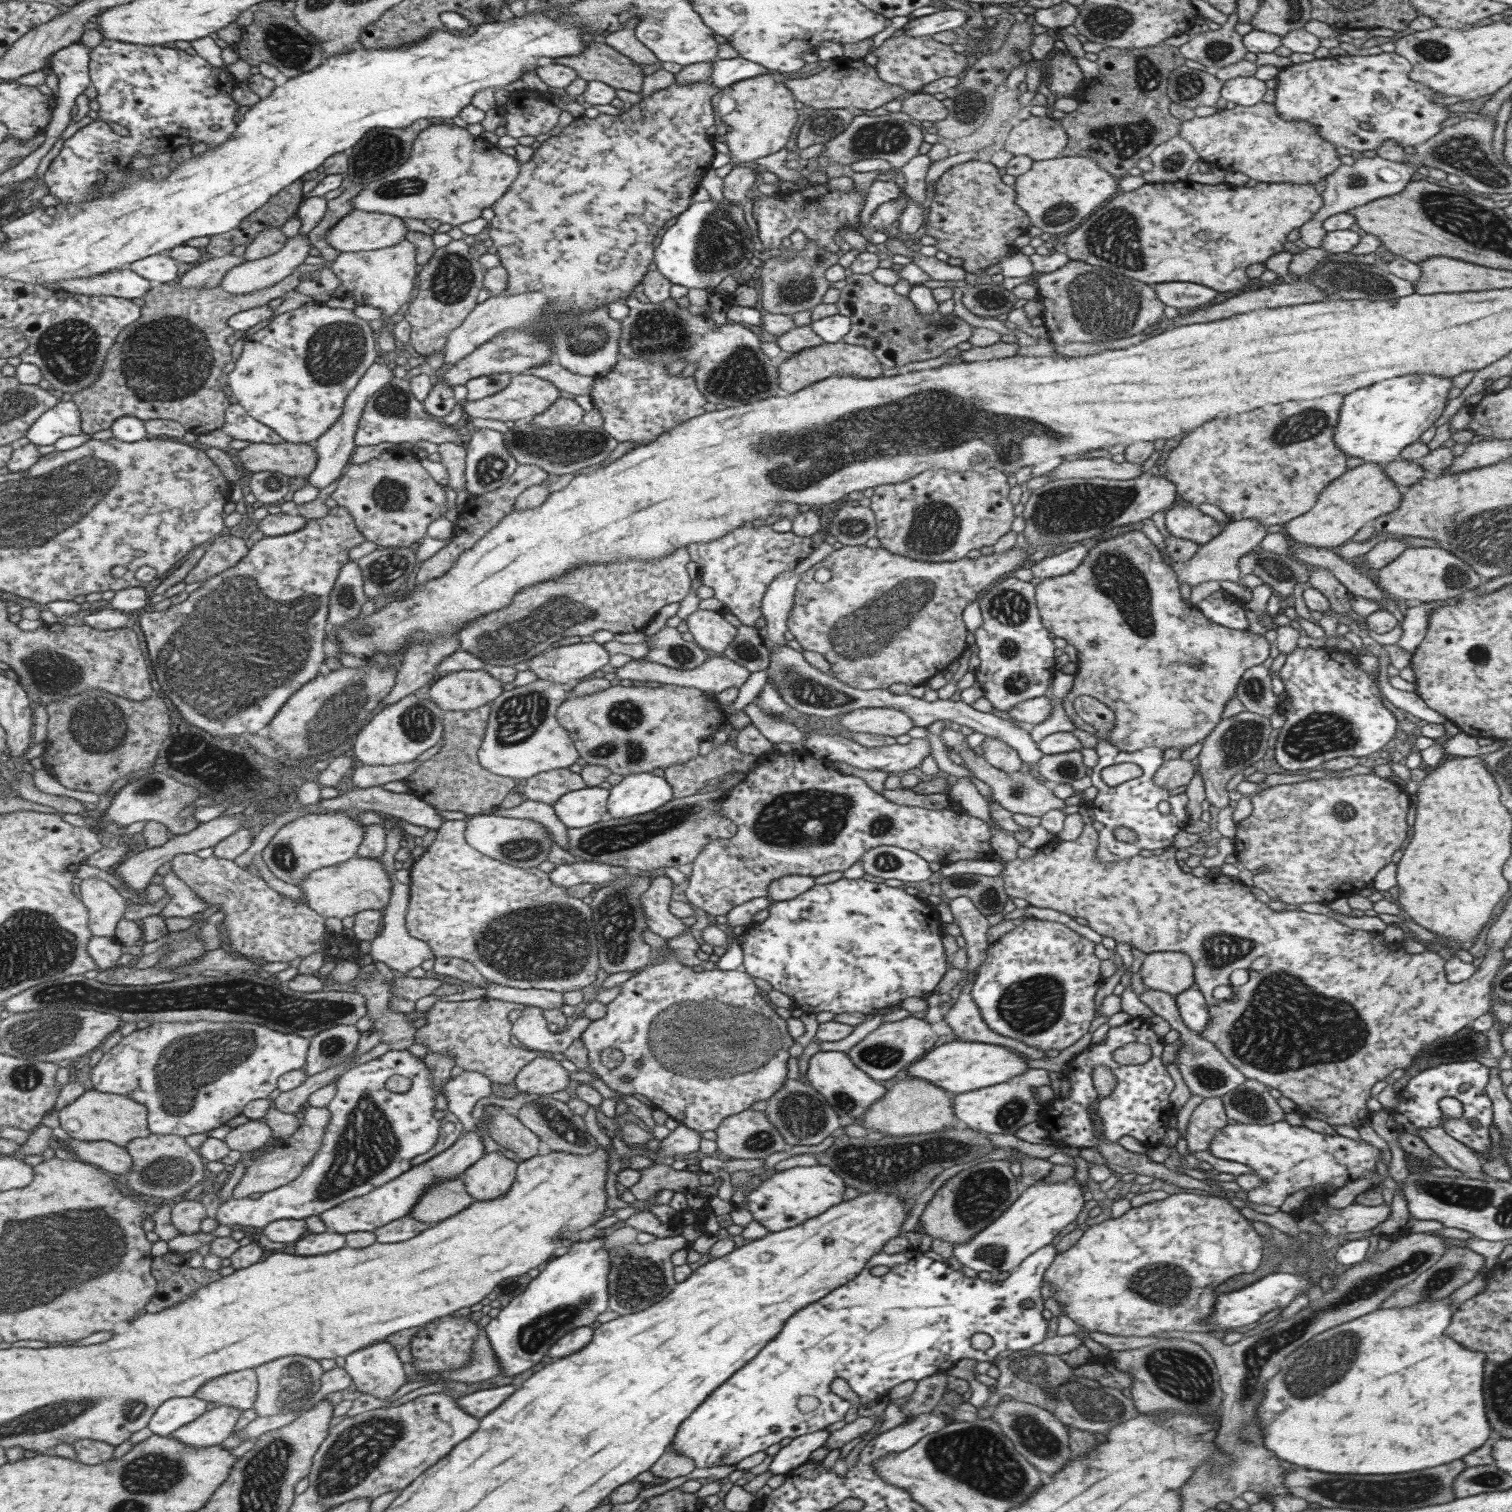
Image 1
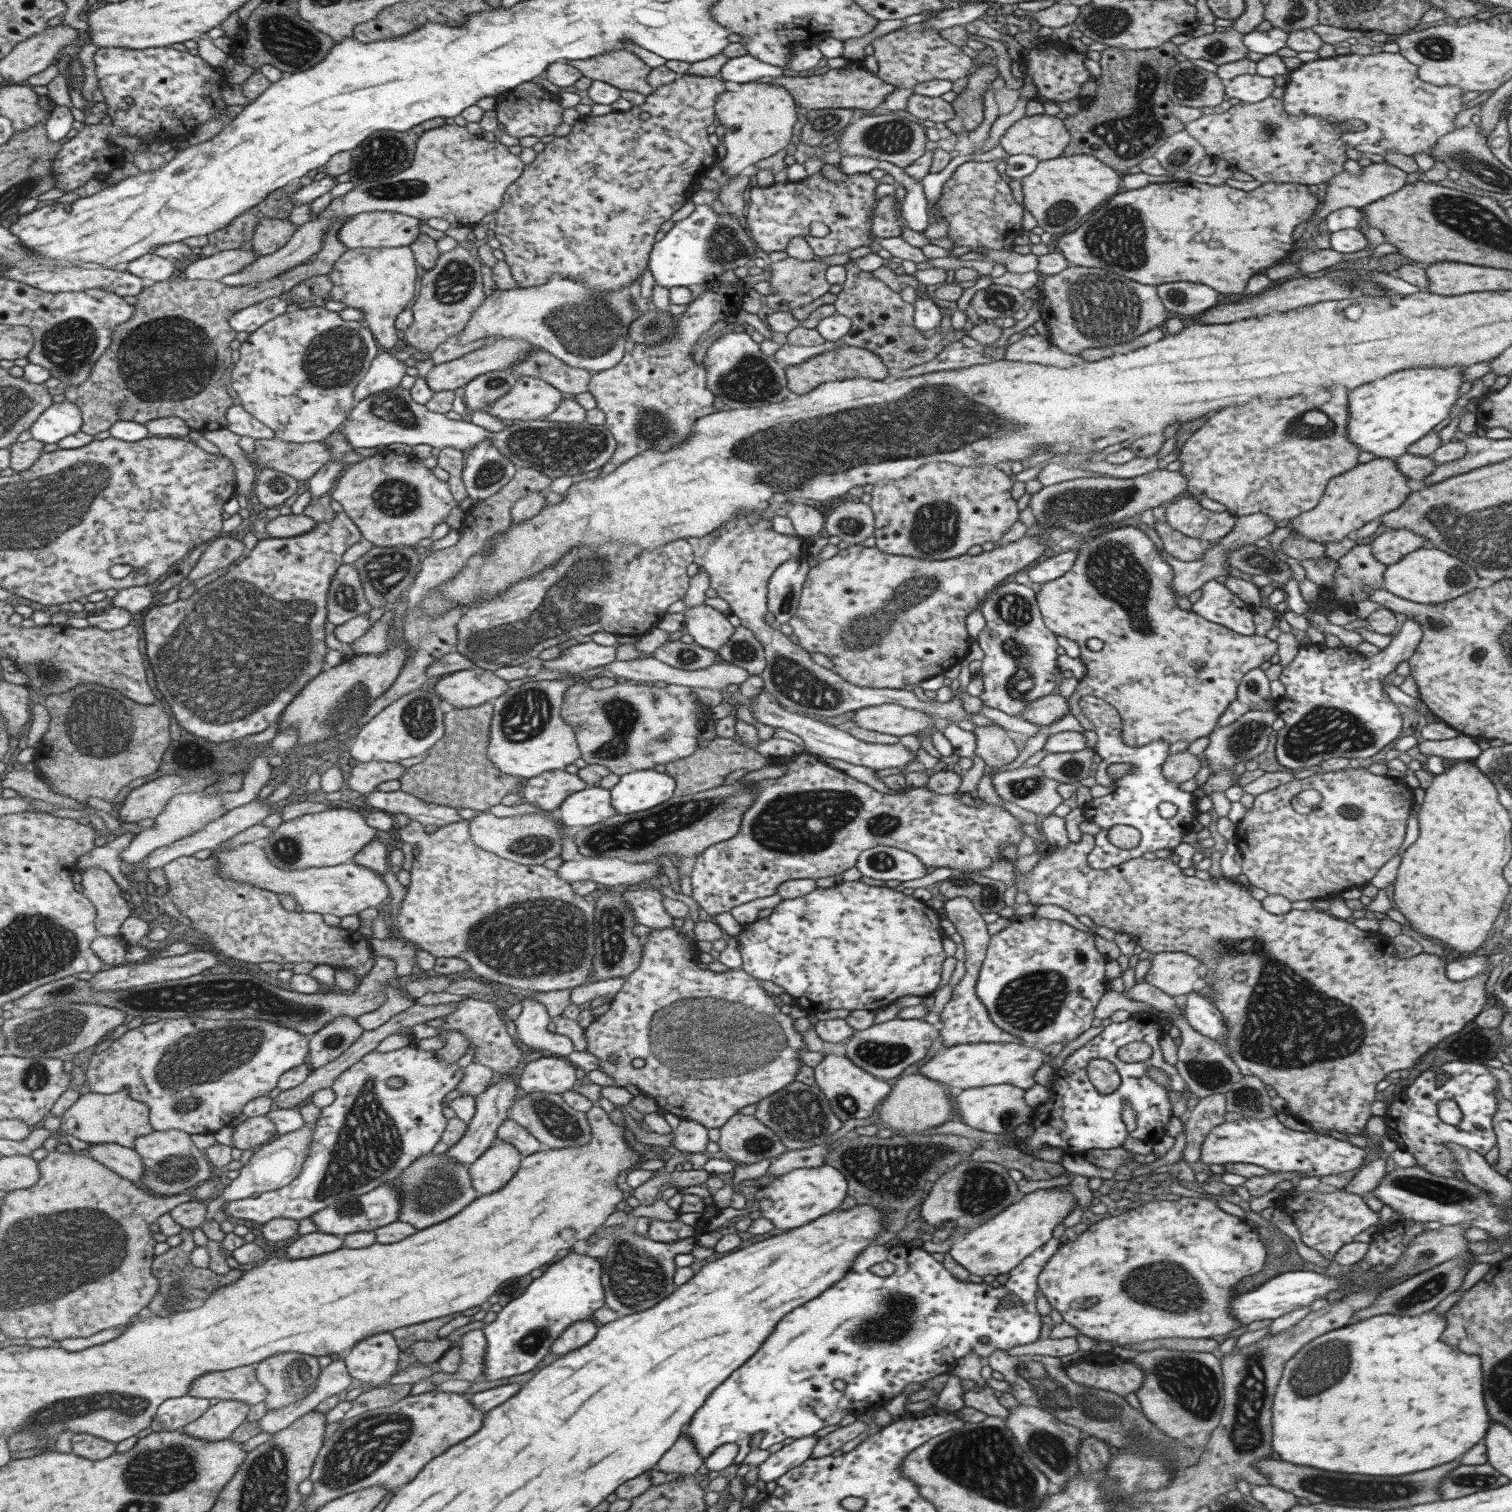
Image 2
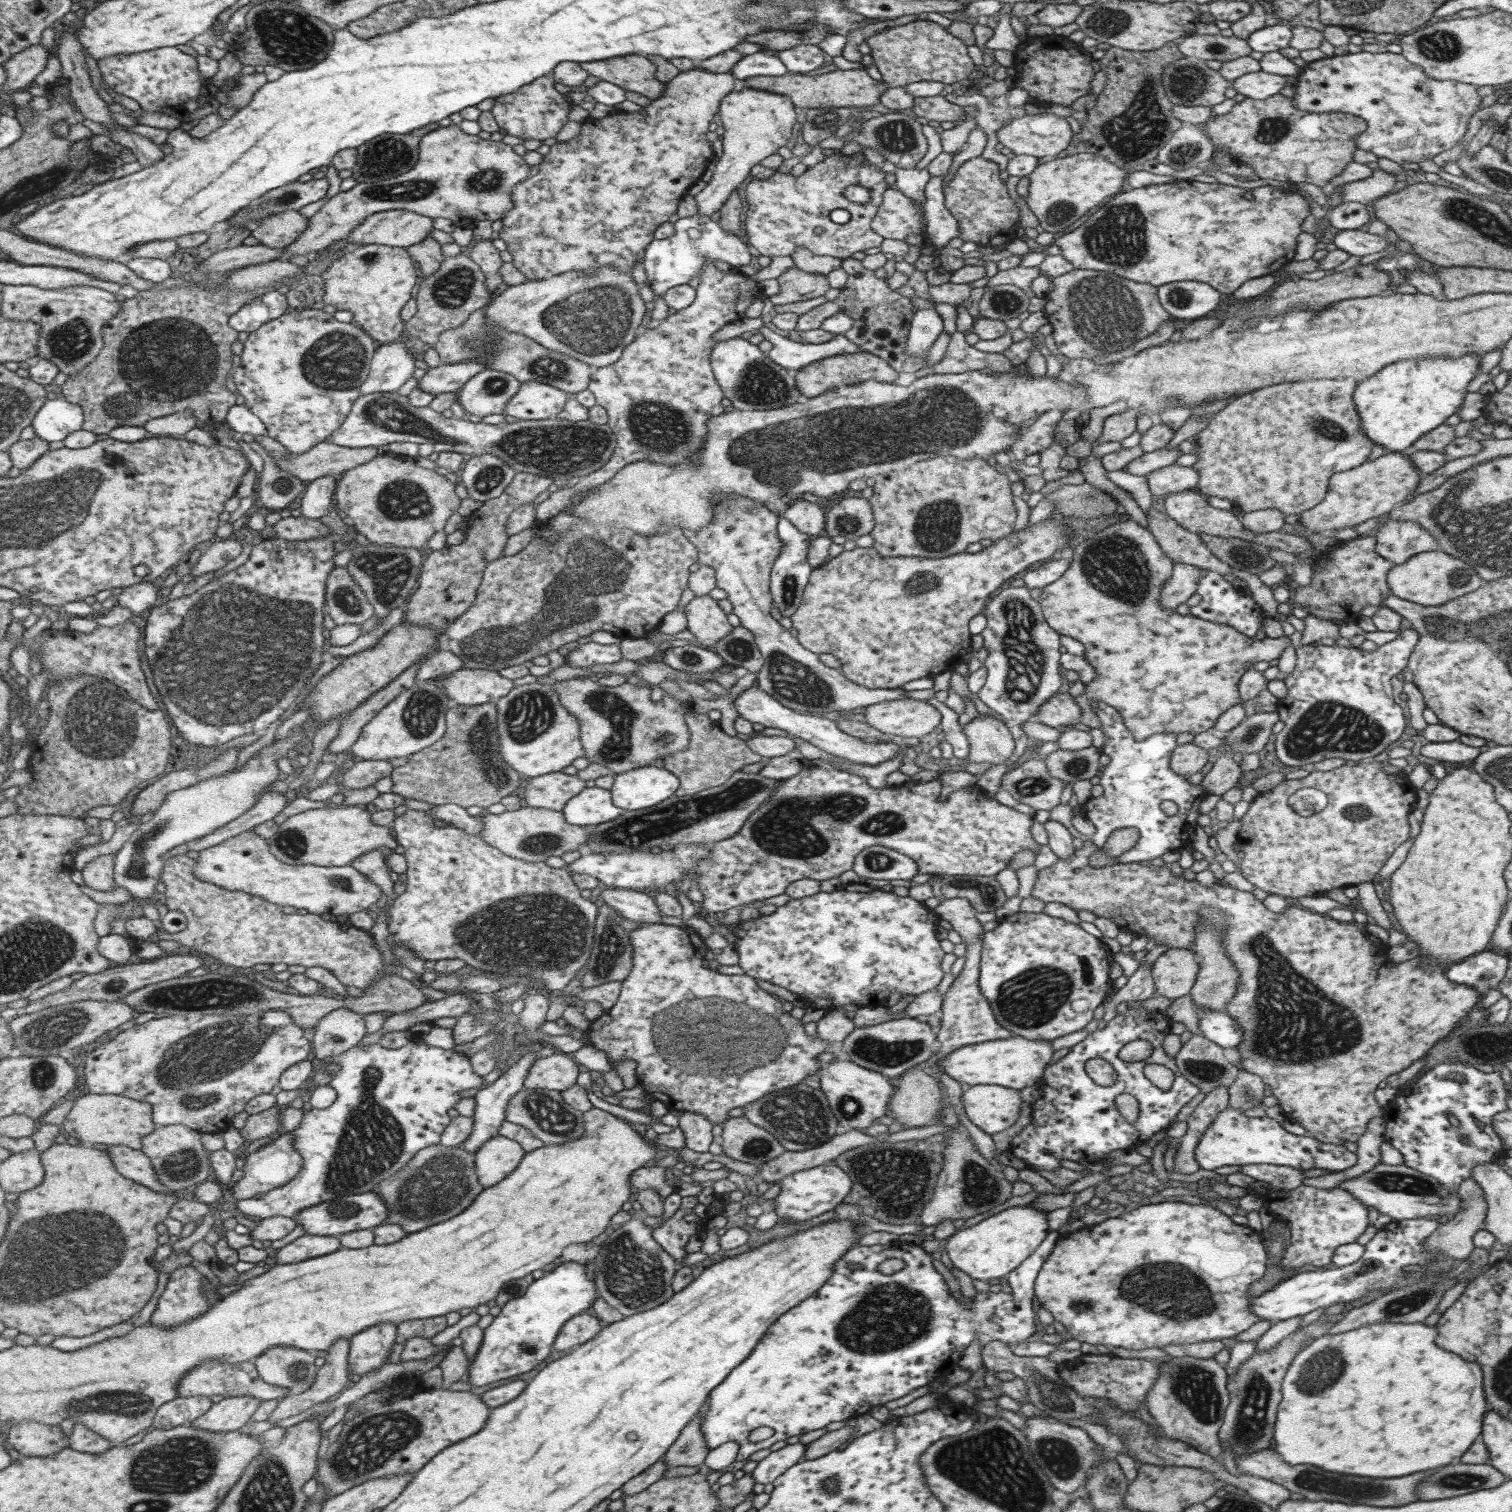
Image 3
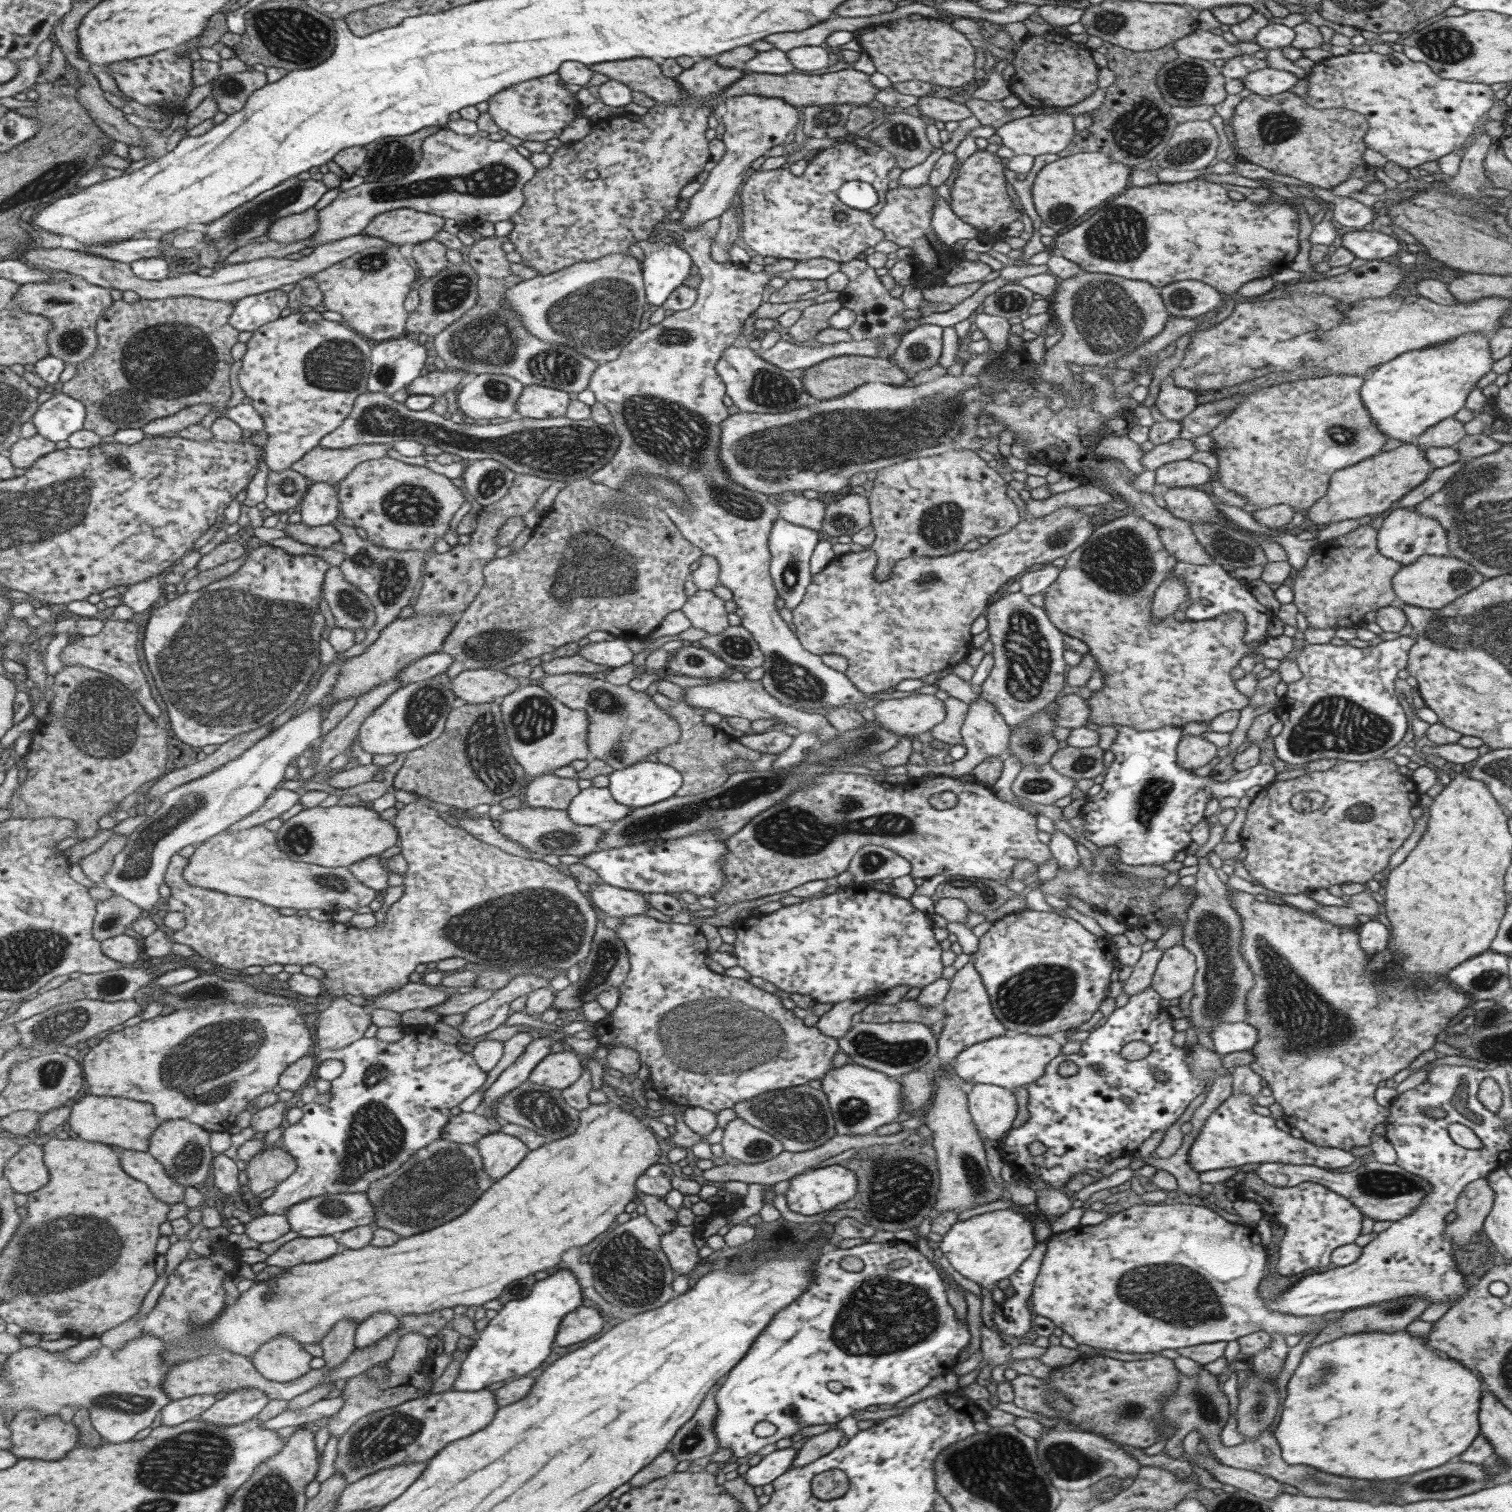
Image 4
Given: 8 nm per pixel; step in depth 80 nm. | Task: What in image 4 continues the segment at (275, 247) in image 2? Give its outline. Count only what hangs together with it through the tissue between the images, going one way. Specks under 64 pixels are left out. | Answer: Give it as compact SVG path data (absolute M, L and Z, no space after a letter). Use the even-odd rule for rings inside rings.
M311 208L302 214L281 218L273 224L273 228L267 232L270 241L289 244L295 241L305 241L319 230L320 211Z

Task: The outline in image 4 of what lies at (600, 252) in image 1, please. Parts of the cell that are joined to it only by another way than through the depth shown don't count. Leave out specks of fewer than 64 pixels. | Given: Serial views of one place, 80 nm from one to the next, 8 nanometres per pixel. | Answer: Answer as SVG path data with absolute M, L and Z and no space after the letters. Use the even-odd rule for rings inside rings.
M710 57L707 58L698 58L695 59L695 62L690 66L690 68L683 69L676 77L674 77L674 80L678 82L678 86L684 90L684 97L677 102L672 102L671 103L658 103L657 105L653 105L644 115L635 115L632 113L625 113L625 114L620 114L619 116L614 116L614 117L608 117L604 119L596 119L594 122L591 122L590 124L590 130L587 133L587 135L584 138L581 138L581 140L578 141L571 141L570 143L561 143L559 147L557 147L550 155L549 155L549 160L548 163L545 164L544 167L538 168L535 171L535 174L532 176L531 179L528 180L527 183L523 185L523 190L521 190L521 193L523 193L523 204L521 204L521 208L519 210L515 211L515 214L509 218L509 221L511 221L511 224L513 224L513 228L511 228L511 232L507 234L507 236L504 238L506 239L509 243L513 244L515 246L515 253L519 254L521 257L521 262L520 264L523 264L531 269L533 271L537 271L537 275L547 275L551 274L553 272L558 272L559 270L571 266L571 264L577 263L577 262L587 262L587 261L593 261L597 259L601 259L604 255L613 255L615 253L627 253L628 248L631 245L637 244L639 241L643 240L648 240L653 234L653 227L657 225L661 221L663 217L667 217L670 212L673 212L673 209L675 209L675 206L678 203L678 196L679 192L681 192L681 189L687 184L687 182L691 182L694 180L698 174L703 171L703 166L705 166L705 162L710 160L709 157L709 151L707 151L707 144L709 144L709 141L705 139L705 130L707 130L707 117L710 114L716 113L716 112L711 112L710 108L708 107L708 102L712 102L714 100L714 96L716 94L720 94L724 88L727 88L730 84L733 84L736 80L739 80L745 72L742 71L741 68L721 68L718 64L715 64Z

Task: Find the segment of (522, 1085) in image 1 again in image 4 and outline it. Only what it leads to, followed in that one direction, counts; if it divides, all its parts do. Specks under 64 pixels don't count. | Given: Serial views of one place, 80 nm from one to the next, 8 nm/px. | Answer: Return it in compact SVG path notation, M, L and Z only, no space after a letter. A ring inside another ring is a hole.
M572 1051L548 1053L531 1069L526 1080L560 1091L571 1086L584 1067L584 1061Z

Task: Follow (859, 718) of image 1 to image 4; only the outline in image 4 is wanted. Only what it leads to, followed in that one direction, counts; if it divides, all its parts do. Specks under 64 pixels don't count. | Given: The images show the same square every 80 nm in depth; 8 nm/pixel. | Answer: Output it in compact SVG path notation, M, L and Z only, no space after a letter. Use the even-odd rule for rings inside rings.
M927 694L877 702L871 710L875 717L873 722L905 737L930 731L946 715L943 701Z

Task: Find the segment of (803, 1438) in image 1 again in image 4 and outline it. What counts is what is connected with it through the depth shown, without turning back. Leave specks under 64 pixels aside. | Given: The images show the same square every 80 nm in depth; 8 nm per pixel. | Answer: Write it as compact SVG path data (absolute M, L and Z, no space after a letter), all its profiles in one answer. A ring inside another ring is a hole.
M793 1447L775 1449L773 1452L762 1456L757 1464L749 1467L742 1479L752 1487L769 1484L790 1468L795 1455L796 1450Z

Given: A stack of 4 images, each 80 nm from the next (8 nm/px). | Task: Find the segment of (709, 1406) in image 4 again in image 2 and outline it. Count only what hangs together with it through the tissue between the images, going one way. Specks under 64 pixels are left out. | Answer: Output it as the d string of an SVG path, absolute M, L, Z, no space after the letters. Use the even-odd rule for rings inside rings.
M686 1434L679 1438L661 1455L653 1465L653 1470L659 1472L677 1472L677 1474L692 1475L703 1463L703 1458L698 1455L694 1444Z

